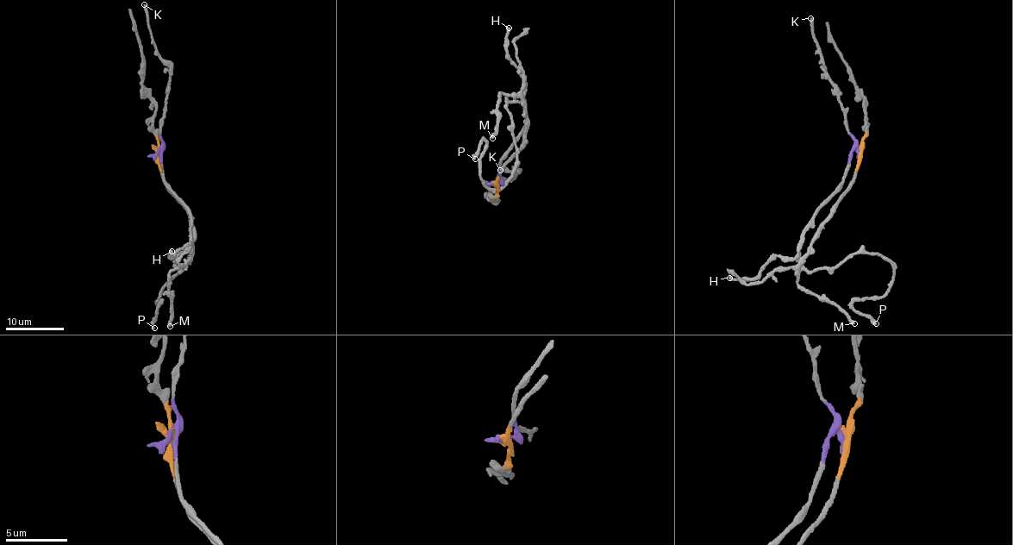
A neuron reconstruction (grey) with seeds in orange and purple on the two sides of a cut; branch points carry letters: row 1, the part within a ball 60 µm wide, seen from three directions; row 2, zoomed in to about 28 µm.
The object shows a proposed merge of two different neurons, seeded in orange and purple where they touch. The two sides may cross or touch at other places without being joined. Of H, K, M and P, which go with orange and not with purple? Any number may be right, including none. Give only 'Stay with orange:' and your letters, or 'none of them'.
Stay with orange: M

